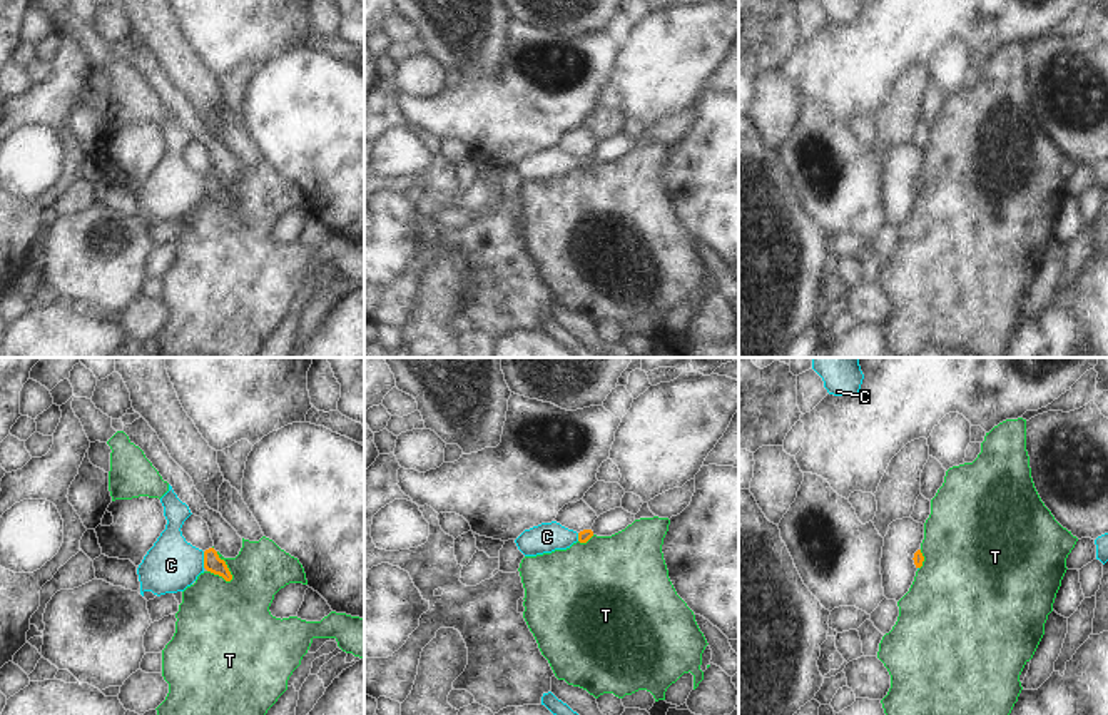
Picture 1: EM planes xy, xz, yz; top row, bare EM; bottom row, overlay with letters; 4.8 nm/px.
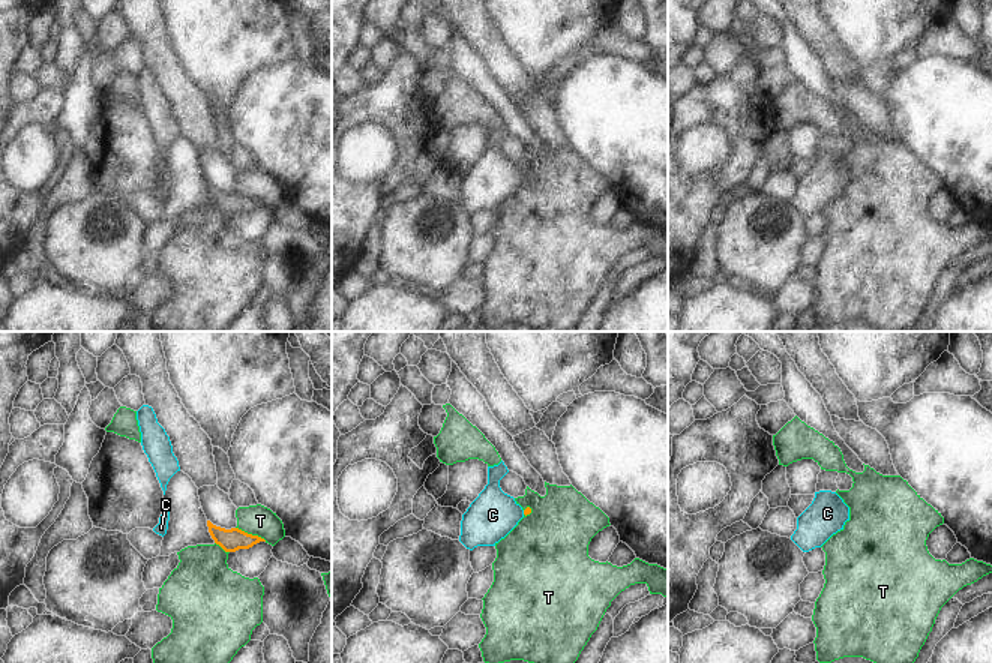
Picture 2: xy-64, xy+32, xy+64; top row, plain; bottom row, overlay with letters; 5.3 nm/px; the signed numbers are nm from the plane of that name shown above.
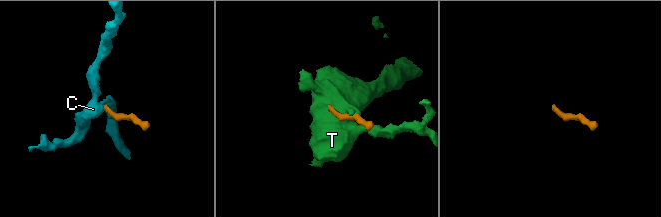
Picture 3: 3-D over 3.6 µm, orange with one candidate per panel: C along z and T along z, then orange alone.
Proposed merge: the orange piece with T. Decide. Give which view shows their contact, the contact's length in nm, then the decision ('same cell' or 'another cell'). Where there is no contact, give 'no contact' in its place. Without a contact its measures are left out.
meets orange in xy; contact 170 nm long; another cell

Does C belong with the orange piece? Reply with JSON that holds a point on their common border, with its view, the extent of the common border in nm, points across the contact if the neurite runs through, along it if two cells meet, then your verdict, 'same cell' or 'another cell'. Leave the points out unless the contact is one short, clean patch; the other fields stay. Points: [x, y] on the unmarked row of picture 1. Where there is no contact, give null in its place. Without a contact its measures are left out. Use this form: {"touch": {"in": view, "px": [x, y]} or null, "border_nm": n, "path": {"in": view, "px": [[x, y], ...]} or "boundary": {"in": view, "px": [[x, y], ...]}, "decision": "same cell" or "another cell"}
{"touch": {"in": "xy", "px": [204, 186]}, "border_nm": 80, "path": {"in": "xy", "px": [[213, 189], [204, 186], [171, 191]]}, "decision": "same cell"}

